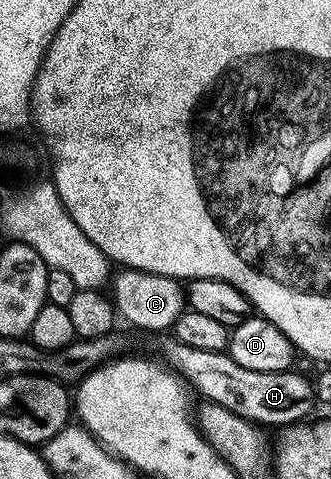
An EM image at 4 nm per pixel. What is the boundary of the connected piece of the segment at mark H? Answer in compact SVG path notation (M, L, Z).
M167 337L163 343L162 362L184 379L192 392L203 394L209 403L216 403L250 423L264 428L286 428L308 418L311 403L315 401L315 389L312 380L297 373L298 370L278 371L277 373L257 373L257 369L245 369L237 365L230 355L223 351L206 352L182 344L174 337Z

